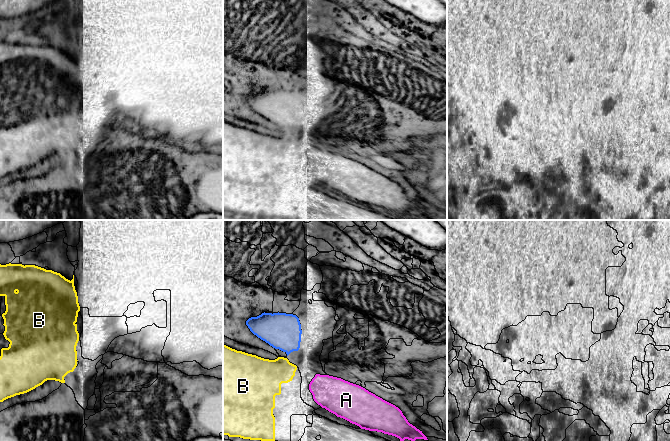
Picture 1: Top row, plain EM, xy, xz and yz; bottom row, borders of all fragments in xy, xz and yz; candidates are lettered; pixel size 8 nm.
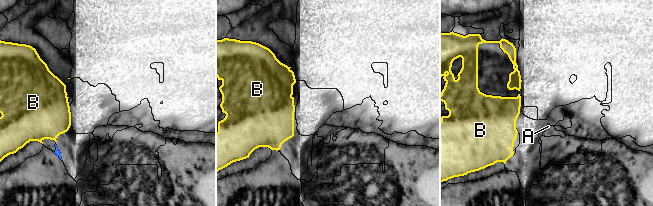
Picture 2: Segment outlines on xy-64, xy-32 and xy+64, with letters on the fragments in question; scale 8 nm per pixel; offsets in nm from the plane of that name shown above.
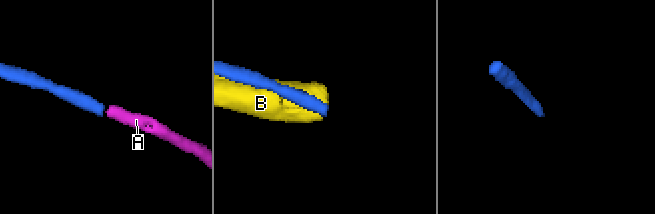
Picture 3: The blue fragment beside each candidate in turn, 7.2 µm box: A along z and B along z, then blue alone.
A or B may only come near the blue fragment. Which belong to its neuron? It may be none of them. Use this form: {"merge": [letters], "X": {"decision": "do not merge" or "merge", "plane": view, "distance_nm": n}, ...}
{"merge": ["A"], "A": {"decision": "merge", "plane": "xz", "distance_nm": 240}, "B": {"decision": "do not merge", "plane": "xz", "distance_nm": 30}}

